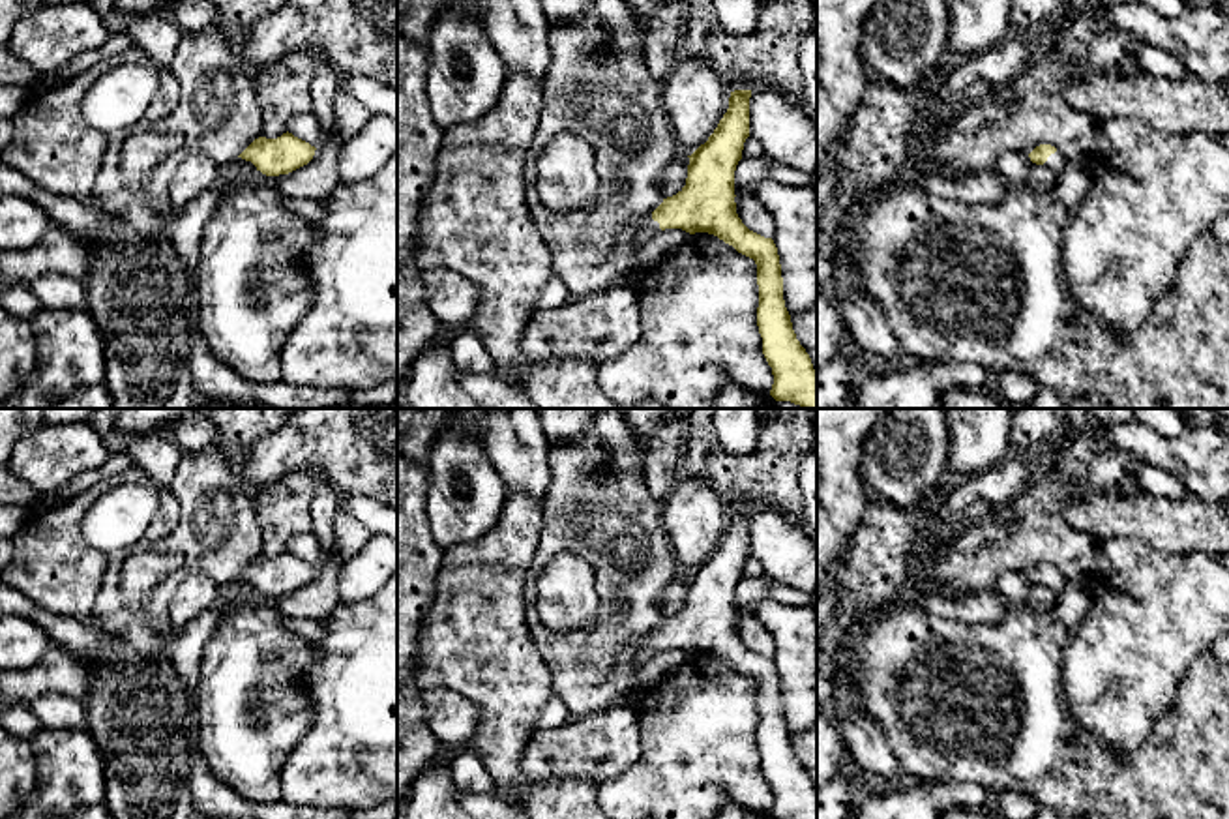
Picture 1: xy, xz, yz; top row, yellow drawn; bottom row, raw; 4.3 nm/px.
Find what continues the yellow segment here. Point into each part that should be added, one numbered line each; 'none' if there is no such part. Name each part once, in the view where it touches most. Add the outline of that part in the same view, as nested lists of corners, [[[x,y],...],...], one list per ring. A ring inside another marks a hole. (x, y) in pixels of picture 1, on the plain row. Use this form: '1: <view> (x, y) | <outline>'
1: xz (649, 647) | [[[650,637],[644,639],[643,647],[641,647],[641,656],[637,658],[637,662],[644,662],[648,656],[659,652],[659,643]]]

